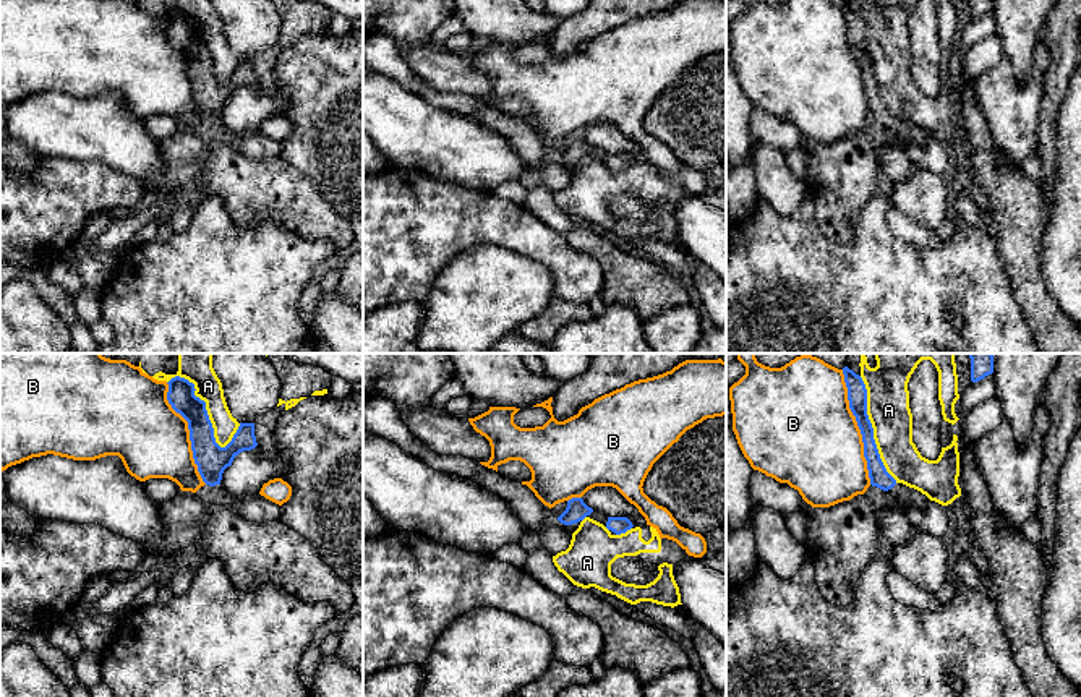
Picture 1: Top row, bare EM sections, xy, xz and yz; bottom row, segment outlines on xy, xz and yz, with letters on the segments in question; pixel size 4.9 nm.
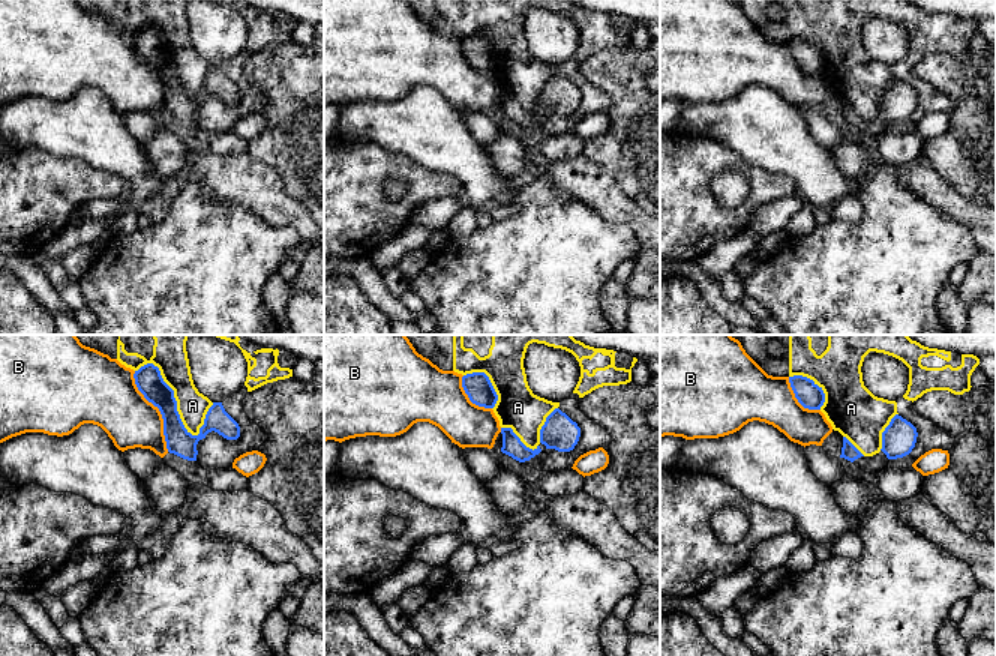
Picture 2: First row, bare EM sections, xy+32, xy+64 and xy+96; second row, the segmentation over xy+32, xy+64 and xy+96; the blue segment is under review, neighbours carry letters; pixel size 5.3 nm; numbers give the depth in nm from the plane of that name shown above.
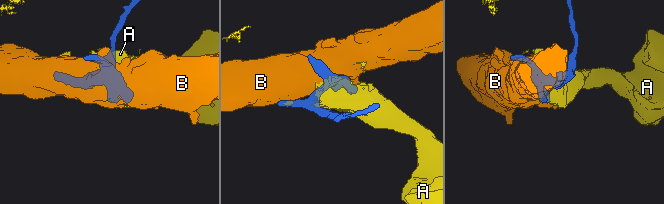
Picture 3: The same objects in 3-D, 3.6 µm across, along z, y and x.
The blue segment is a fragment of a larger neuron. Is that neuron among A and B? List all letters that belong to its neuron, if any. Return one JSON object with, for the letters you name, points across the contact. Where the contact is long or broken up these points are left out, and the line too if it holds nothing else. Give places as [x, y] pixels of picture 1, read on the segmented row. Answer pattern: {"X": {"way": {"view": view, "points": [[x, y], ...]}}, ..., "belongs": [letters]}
{"belongs": []}

